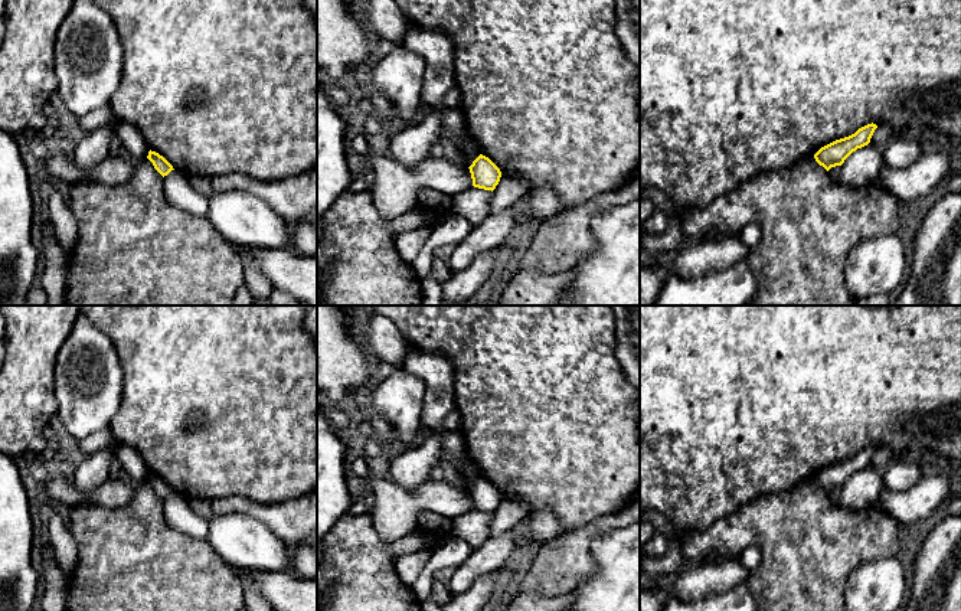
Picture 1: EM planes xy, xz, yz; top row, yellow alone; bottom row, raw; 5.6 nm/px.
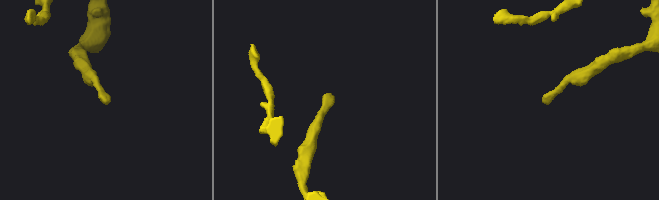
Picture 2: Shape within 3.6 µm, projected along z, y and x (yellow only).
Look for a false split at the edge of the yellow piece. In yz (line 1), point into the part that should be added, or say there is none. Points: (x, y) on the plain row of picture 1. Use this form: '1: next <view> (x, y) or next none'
1: next none

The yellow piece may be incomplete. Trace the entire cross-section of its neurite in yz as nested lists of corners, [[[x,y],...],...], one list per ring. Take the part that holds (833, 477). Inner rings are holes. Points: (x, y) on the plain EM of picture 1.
[[[867,447],[859,451],[854,457],[836,463],[821,470],[815,477],[815,484],[827,494],[831,490],[841,489],[844,483],[857,471],[862,471],[870,465],[870,461],[877,451],[876,447]]]

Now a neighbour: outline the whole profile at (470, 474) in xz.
[[[465,457],[465,464],[462,468],[462,474],[460,477],[460,486],[470,490],[473,487],[473,484],[481,477],[480,470],[477,468],[477,465],[468,458]]]

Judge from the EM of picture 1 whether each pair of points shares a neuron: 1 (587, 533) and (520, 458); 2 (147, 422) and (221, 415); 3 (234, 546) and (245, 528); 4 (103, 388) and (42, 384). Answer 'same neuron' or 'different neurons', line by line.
1: different neurons
2: same neuron
3: same neuron
4: different neurons

